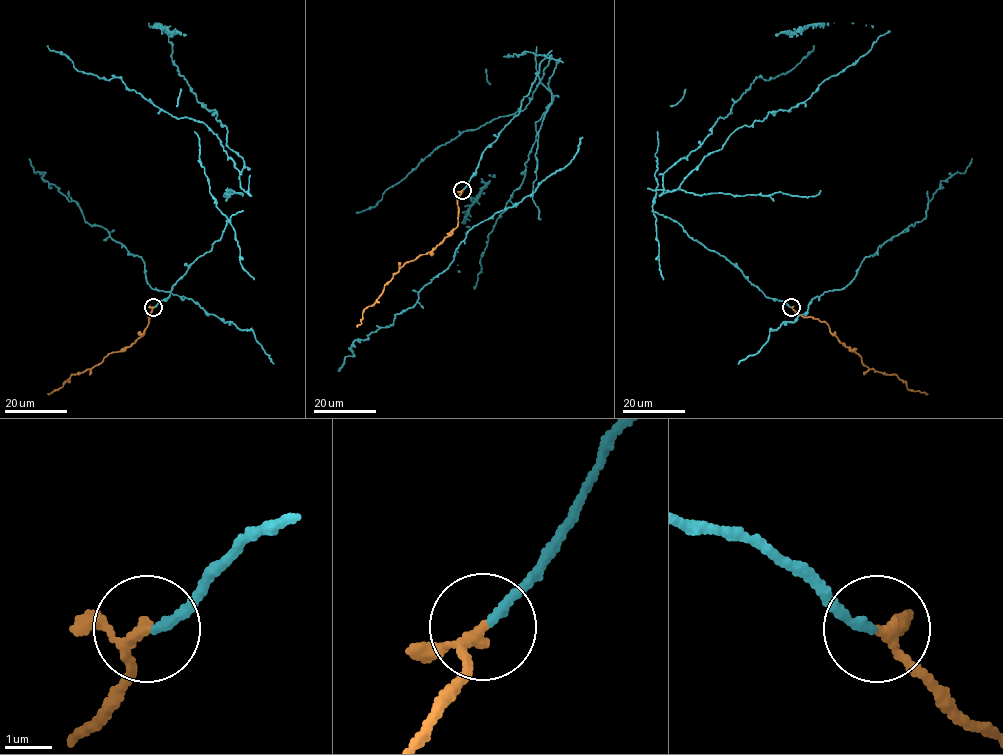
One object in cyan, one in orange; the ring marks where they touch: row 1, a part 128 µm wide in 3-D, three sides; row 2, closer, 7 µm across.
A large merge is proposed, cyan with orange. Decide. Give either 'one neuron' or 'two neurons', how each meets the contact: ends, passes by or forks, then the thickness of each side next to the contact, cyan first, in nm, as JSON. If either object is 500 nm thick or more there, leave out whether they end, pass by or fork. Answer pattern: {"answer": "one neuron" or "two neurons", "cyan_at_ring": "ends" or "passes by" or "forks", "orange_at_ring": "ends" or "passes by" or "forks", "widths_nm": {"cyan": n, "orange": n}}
{"answer": "one neuron", "cyan_at_ring": "ends", "orange_at_ring": "passes by", "widths_nm": {"cyan": 180, "orange": 180}}

